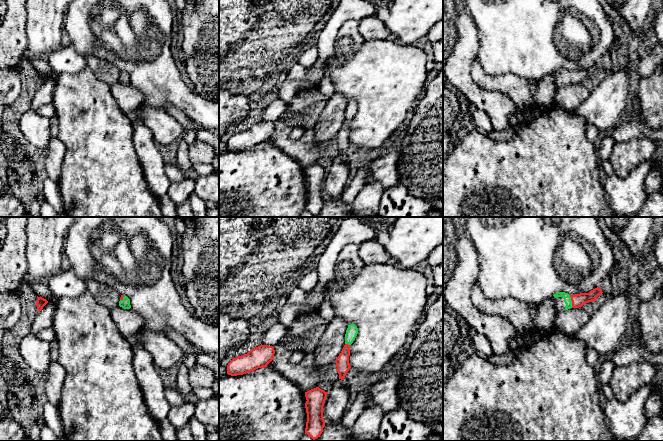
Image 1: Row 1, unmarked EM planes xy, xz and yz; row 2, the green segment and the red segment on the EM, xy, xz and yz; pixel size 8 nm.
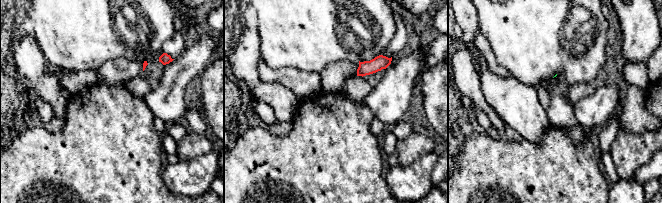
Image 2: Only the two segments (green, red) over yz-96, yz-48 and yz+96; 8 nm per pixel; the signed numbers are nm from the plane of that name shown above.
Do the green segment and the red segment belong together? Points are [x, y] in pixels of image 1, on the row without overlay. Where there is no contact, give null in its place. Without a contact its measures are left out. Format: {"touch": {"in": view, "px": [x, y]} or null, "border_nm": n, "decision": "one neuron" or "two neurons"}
{"touch": {"in": "yz", "px": [571, 77]}, "border_nm": 110, "decision": "one neuron"}

